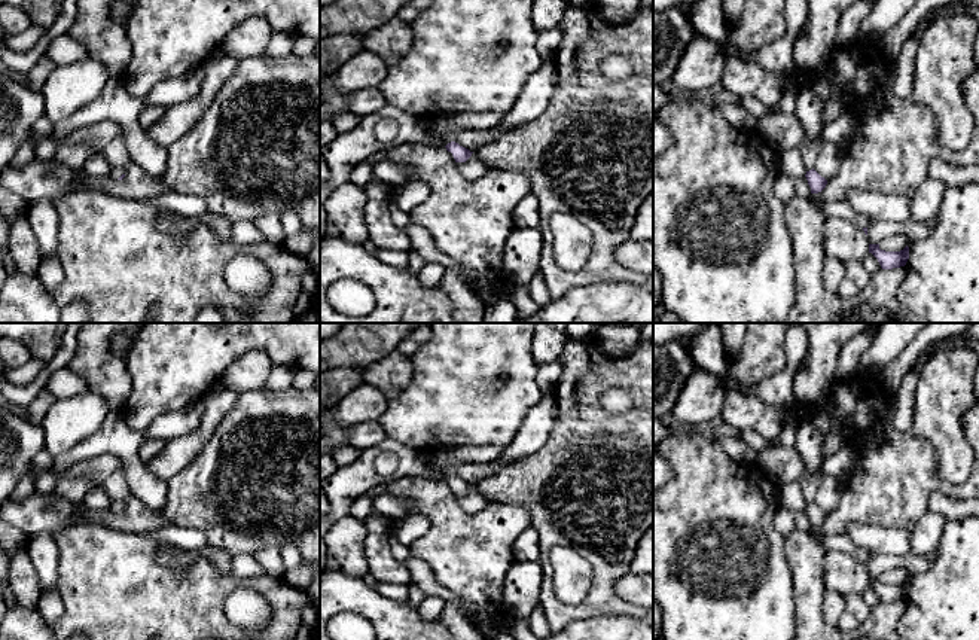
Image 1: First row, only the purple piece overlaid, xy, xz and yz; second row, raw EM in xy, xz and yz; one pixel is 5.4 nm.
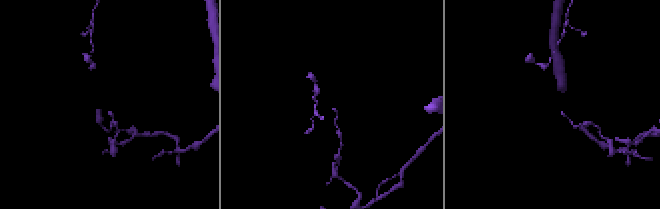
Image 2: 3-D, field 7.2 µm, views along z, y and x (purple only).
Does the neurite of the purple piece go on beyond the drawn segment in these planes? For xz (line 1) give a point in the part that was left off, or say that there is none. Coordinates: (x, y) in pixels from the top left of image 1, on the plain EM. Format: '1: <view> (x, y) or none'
1: none

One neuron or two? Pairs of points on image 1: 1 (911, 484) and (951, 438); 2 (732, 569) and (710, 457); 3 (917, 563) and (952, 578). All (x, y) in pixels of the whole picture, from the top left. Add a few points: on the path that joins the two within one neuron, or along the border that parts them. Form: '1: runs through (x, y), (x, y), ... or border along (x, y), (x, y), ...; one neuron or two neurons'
1: border along (911, 432), (932, 445), (938, 474), (955, 485); two neurons
2: runs through (710, 541), (710, 485); one neuron
3: border along (936, 551), (936, 560), (927, 569), (908, 575); two neurons

